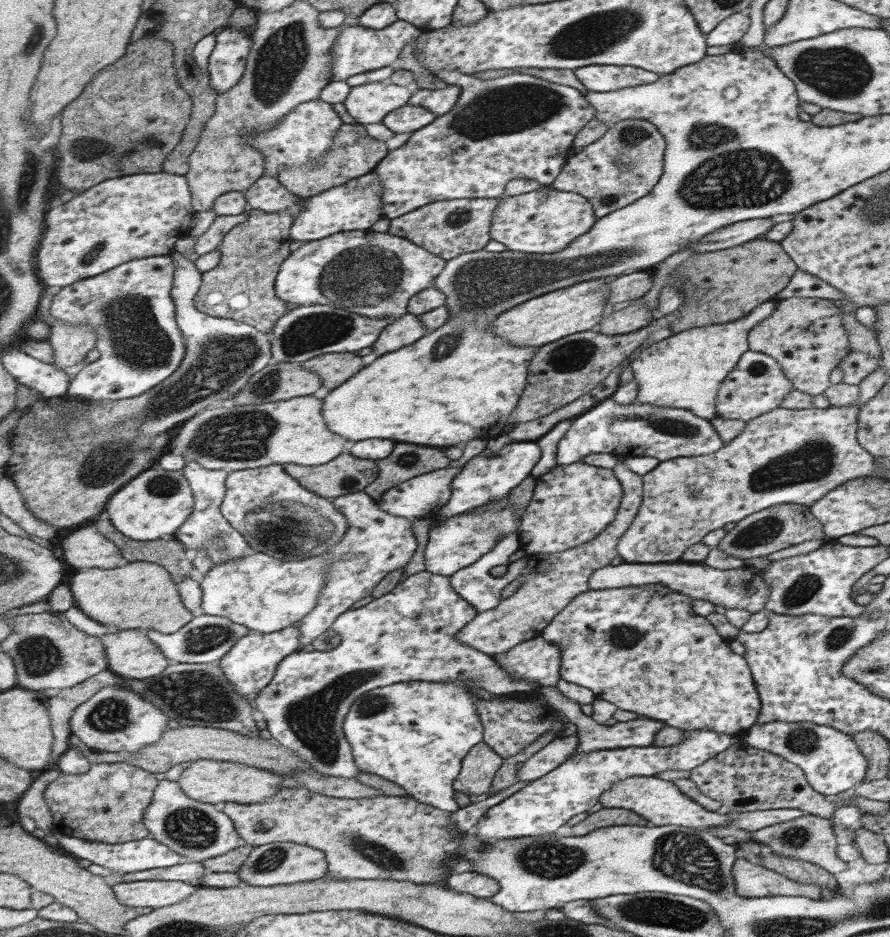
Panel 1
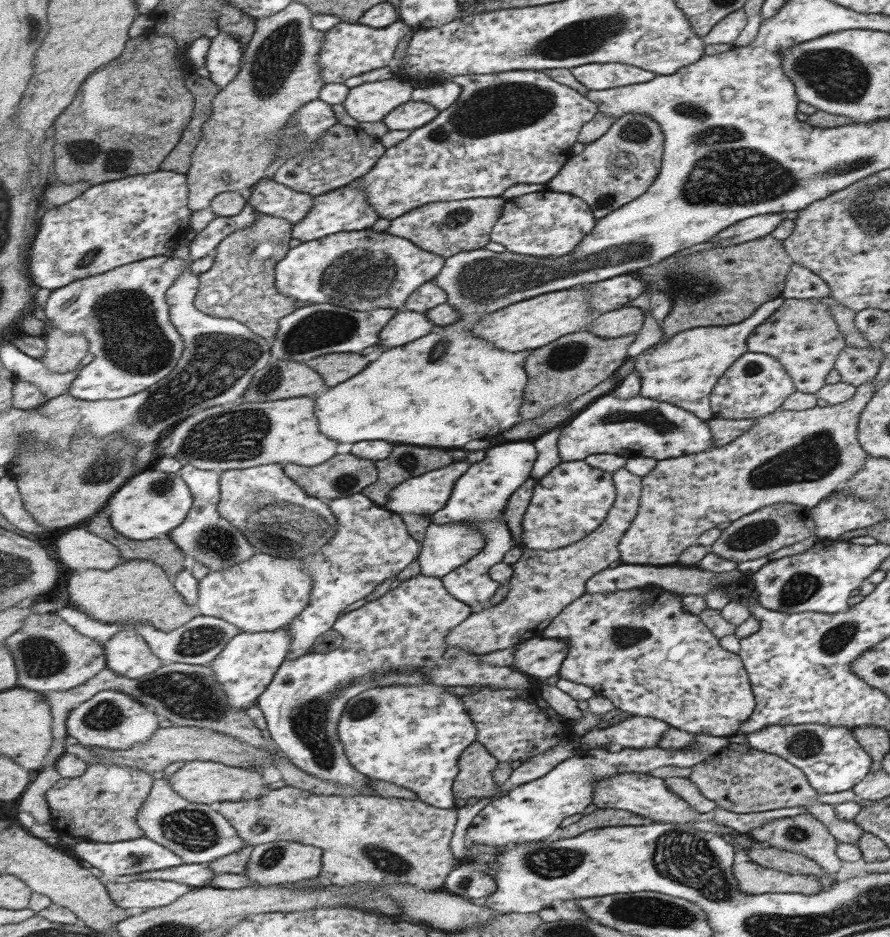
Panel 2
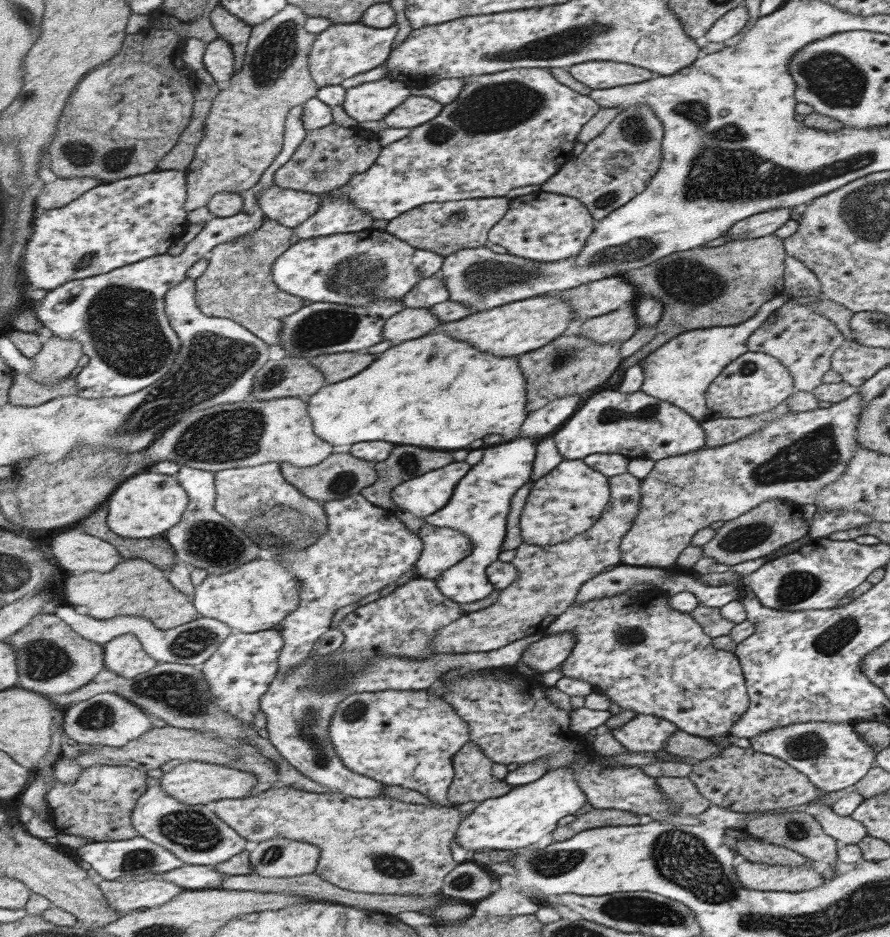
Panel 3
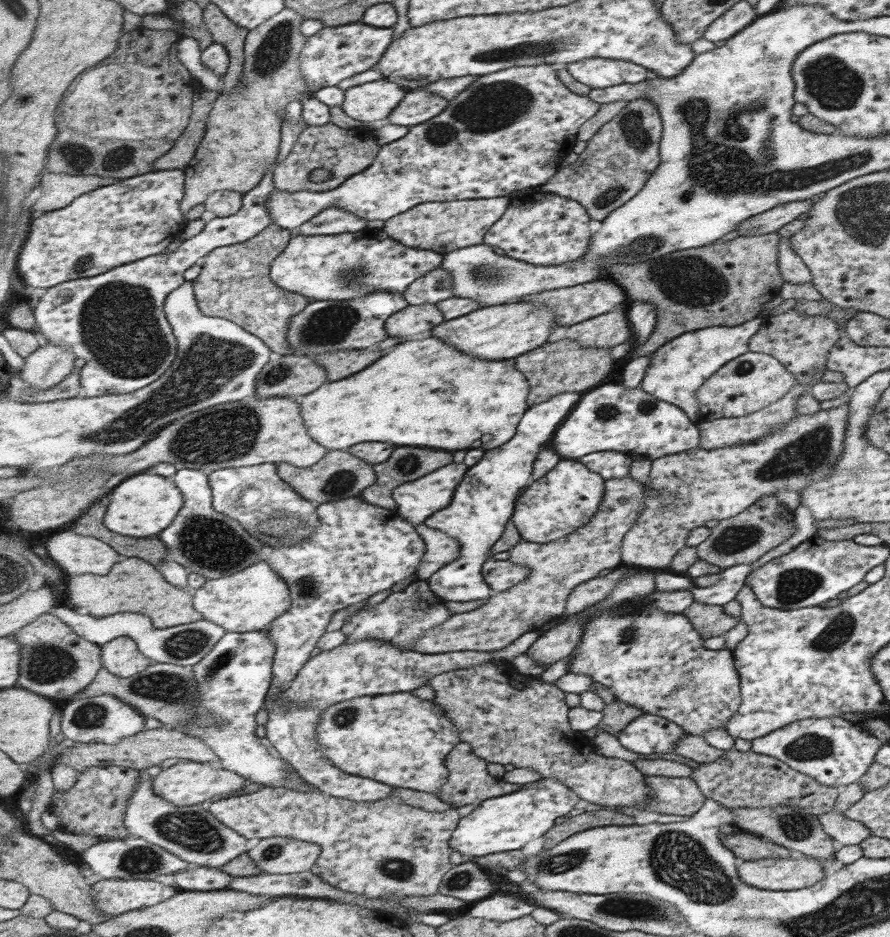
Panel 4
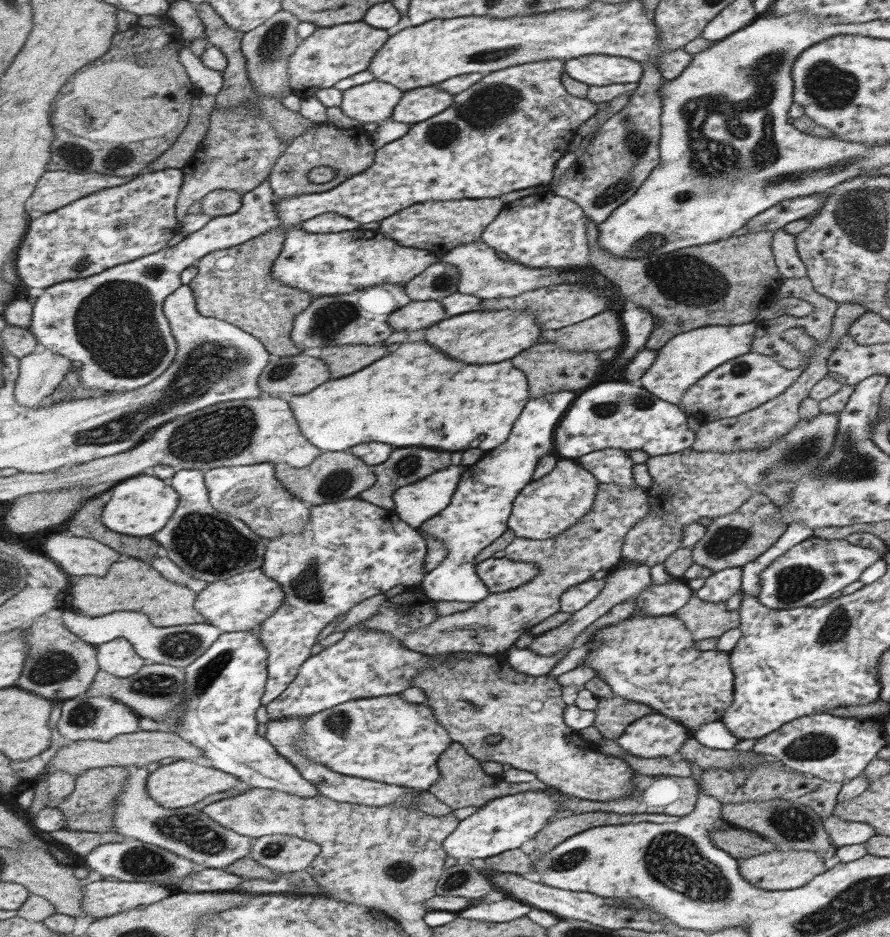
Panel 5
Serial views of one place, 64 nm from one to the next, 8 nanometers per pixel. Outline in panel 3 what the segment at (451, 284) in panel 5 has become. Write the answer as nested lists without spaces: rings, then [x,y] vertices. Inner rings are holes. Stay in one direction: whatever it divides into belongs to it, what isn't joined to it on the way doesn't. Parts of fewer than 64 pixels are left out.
[[[431,275],[415,283],[410,292],[403,296],[403,304],[407,308],[426,308],[446,301],[449,298],[443,281],[437,275]]]

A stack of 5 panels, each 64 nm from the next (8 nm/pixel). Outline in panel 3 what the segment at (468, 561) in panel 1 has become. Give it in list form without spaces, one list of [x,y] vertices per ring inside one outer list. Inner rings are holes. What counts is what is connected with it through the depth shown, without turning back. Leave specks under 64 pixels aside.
[[[424,523],[419,528],[422,557],[418,559],[416,576],[433,580],[445,570],[467,557],[471,542],[451,528],[439,528]]]

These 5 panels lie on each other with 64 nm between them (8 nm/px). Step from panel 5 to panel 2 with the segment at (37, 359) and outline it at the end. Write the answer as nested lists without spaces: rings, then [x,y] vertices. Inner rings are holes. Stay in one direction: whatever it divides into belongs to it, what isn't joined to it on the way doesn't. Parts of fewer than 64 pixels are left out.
[[[54,328],[47,334],[47,353],[43,355],[43,364],[57,374],[67,374],[81,367],[79,362],[90,352],[91,342],[87,334],[67,334],[61,328]]]

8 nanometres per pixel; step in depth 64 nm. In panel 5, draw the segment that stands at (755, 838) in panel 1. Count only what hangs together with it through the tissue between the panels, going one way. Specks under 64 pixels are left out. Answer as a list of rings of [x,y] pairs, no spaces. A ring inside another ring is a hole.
[[[773,797],[765,801],[721,803],[721,816],[731,826],[775,842],[782,851],[795,849],[822,854],[831,846],[828,835],[824,832],[822,818],[813,809],[787,799]]]

